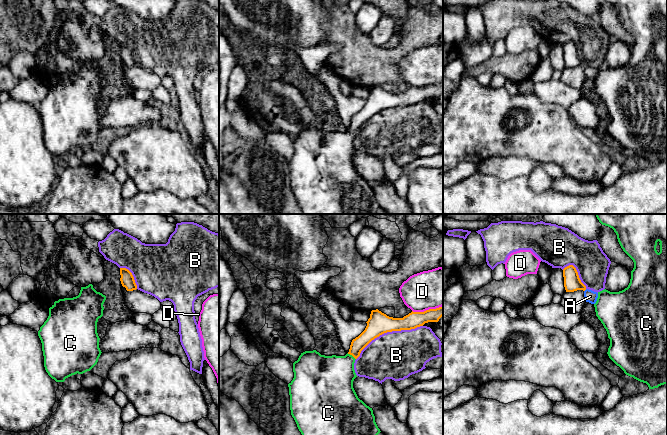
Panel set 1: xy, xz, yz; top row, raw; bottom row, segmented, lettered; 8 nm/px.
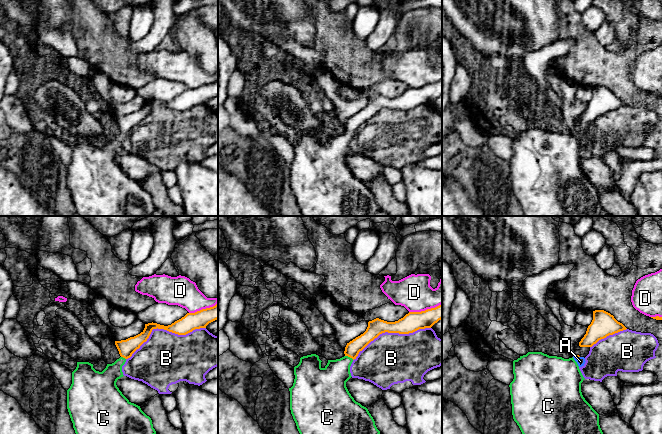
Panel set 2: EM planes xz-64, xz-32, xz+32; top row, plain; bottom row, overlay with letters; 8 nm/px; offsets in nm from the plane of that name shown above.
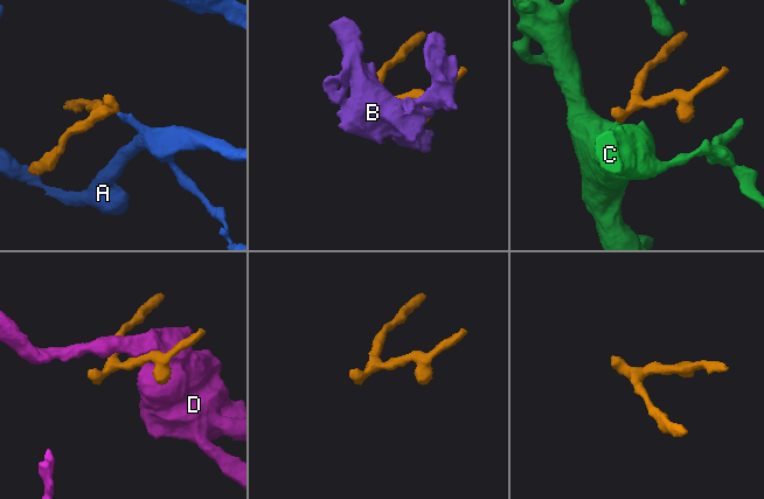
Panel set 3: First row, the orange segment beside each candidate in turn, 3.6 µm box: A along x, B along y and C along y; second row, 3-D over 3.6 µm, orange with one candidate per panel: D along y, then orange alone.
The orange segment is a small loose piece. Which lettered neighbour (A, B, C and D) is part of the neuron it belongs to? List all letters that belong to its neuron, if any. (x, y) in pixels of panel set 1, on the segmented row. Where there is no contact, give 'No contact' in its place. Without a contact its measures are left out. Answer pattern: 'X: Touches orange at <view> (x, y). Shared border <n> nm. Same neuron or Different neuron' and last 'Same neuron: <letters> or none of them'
A: No contact. Different neuron
B: Touches orange at xz (387, 331). Shared border 600 nm. Different neuron
C: Touches orange at xz (351, 354). Shared border 90 nm. Same neuron
D: Touches orange at xz (427, 310). Shared border 260 nm. Different neuron
Same neuron: C

